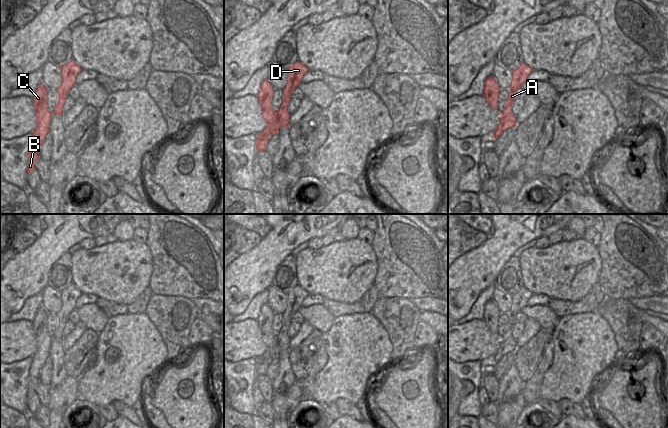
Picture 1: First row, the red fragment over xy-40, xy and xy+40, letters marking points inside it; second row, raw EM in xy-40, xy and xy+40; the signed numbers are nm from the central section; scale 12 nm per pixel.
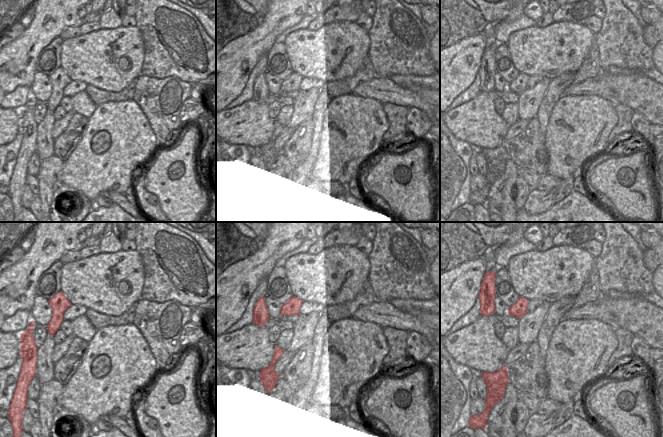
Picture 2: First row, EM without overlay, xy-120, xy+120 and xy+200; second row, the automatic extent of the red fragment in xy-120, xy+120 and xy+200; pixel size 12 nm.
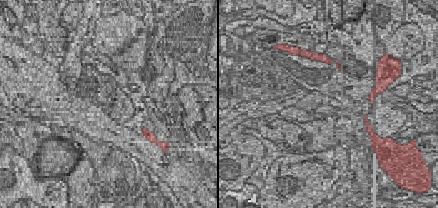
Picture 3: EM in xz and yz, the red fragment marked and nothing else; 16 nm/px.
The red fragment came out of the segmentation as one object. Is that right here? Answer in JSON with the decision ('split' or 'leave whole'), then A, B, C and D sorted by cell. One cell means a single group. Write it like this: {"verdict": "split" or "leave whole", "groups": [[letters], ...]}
{"verdict": "split", "groups": [["A", "D"], ["B", "C"]]}

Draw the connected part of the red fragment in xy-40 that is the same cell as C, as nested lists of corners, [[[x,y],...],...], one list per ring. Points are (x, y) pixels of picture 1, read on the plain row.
[[[40,307],[33,322],[33,331],[36,336],[37,350],[32,356],[28,375],[27,401],[36,394],[36,386],[39,382],[40,371],[49,358],[49,348],[52,337],[47,331],[48,312]]]

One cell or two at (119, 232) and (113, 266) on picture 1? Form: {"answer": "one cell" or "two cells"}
{"answer": "two cells"}

